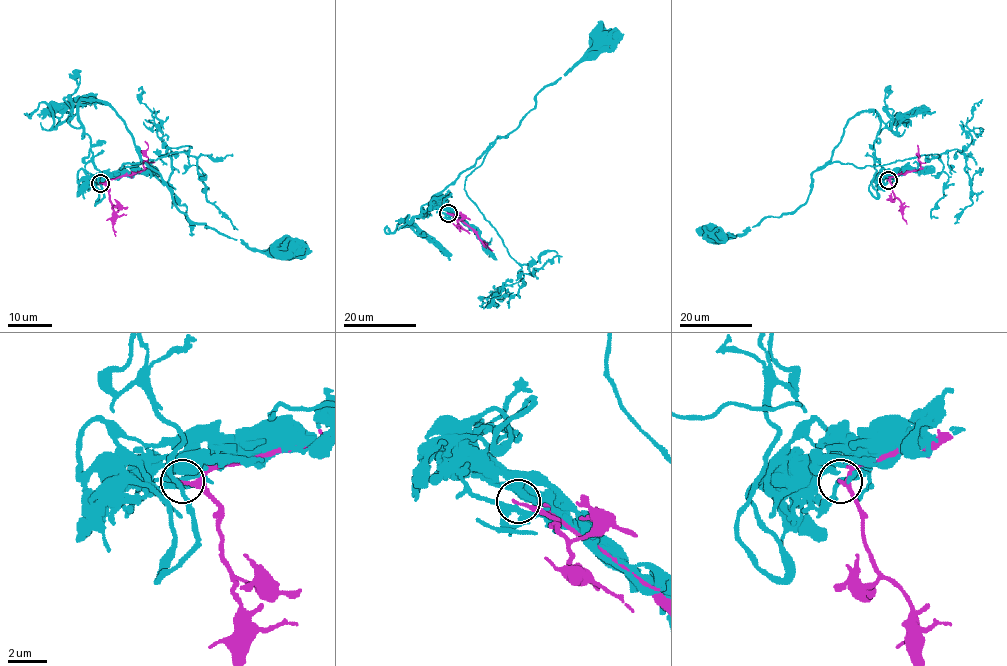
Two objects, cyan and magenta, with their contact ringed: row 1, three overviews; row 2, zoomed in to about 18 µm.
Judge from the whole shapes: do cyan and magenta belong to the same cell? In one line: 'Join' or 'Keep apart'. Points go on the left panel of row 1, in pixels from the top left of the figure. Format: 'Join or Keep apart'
Keep apart

